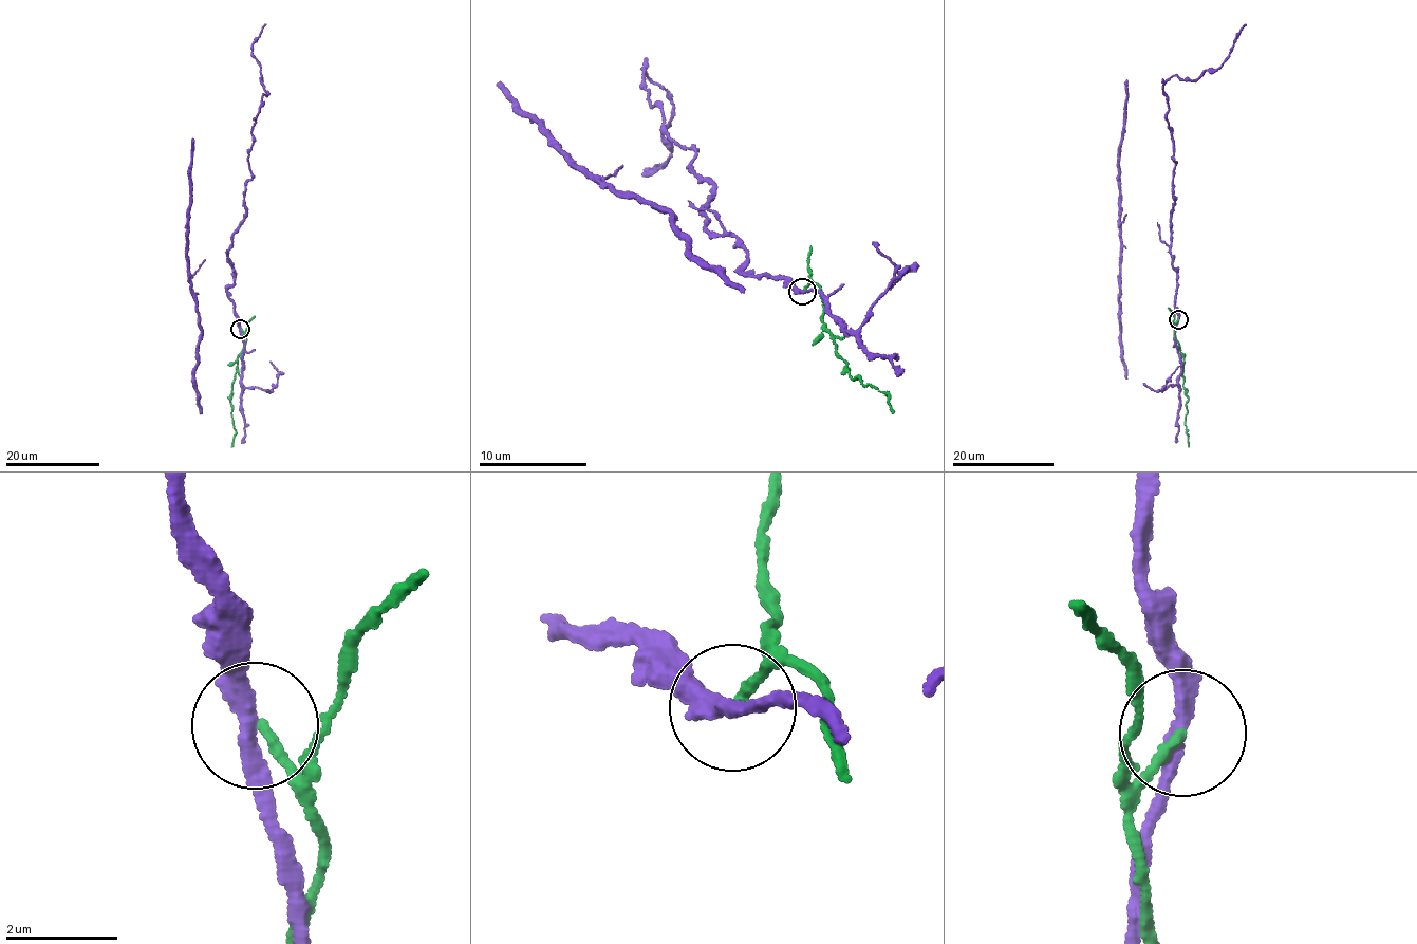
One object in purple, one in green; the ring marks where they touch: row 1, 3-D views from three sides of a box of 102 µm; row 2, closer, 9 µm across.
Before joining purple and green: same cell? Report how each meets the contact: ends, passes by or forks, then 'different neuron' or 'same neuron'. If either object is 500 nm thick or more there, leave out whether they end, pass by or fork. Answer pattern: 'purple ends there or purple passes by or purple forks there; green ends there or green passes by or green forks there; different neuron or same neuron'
purple passes by; green ends there; different neuron

